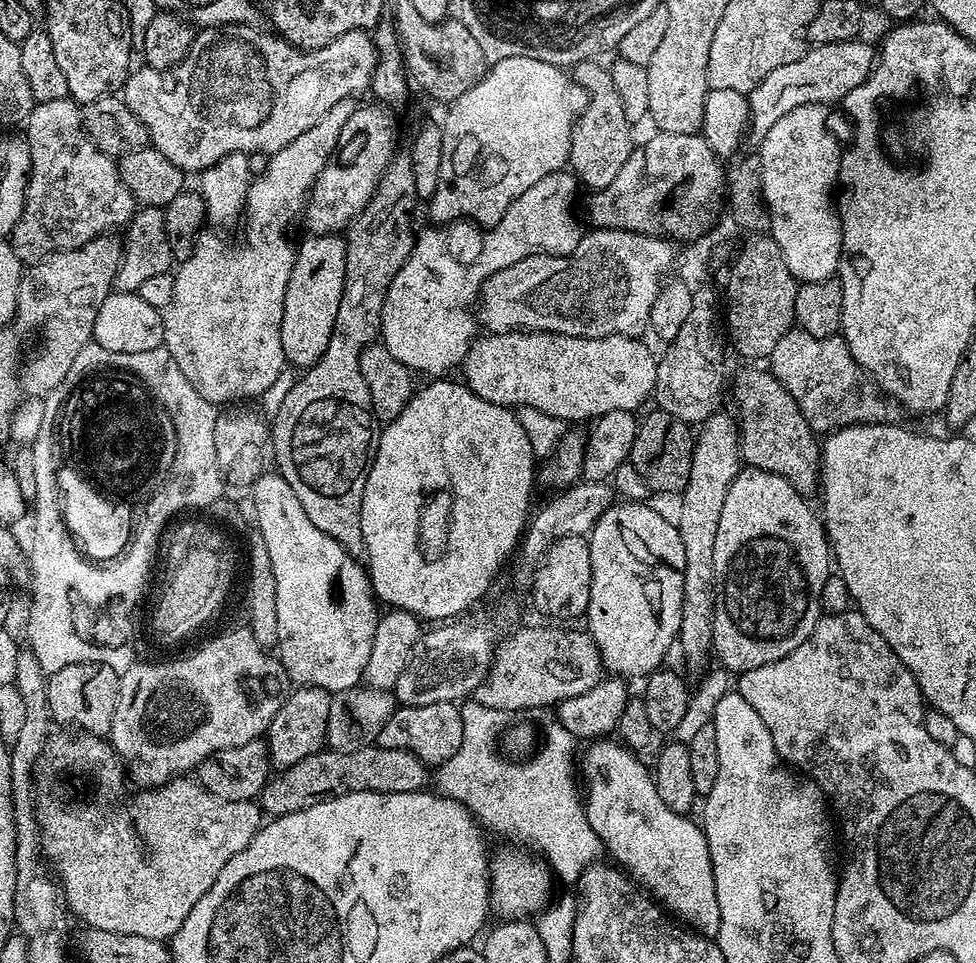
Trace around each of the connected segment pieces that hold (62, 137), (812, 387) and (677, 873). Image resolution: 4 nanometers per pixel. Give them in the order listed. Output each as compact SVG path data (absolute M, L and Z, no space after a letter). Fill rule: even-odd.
M65 98L54 102L33 103L27 121L23 125L22 135L28 140L32 164L29 167L28 185L25 186L25 200L21 217L18 218L17 224L13 226L10 243L14 246L14 254L18 254L18 258L24 261L25 265L31 266L36 261L44 259L45 256L51 256L54 252L65 252L71 248L80 248L86 242L116 230L112 228L123 229L128 221L132 219L132 213L137 211L138 203L127 186L123 184L123 180L119 176L117 161L111 156L107 156L102 149L97 148L96 144L88 137L88 133L84 131L82 127L82 108L75 100Z
M799 330L787 332L774 346L770 371L800 407L813 433L827 434L852 424L900 424L902 407L883 395L871 376L850 354L843 335L818 338Z
M612 738L597 739L585 748L588 749L585 750L584 757L581 760L579 757L578 760L579 775L580 772L584 775L582 803L586 818L594 834L598 834L603 851L609 852L613 856L611 859L677 921L683 922L691 931L701 936L715 938L720 929L718 894L714 886L714 870L703 827L697 821L695 824L694 821L688 820L692 818L685 813L670 810L670 806L666 806L666 802L658 798L656 782L649 765L647 768L636 757L639 755L633 749L624 747Z

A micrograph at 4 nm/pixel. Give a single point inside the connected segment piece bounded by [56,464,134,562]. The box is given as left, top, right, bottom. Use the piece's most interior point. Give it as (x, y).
(101, 532)

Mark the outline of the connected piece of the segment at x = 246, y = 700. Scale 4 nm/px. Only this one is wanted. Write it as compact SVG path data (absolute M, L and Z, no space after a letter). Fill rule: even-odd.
M240 626L213 640L205 639L199 655L192 660L156 668L127 668L120 677L110 733L112 749L120 757L127 779L132 779L140 790L158 788L199 768L206 757L218 750L261 739L286 699L284 668L275 655L268 655L272 654L256 641L252 631Z

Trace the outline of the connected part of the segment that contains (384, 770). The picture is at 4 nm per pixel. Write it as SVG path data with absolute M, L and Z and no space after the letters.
M365 746L353 752L321 750L294 762L294 766L279 769L264 784L258 803L265 817L275 818L306 810L323 800L338 798L355 792L381 792L382 794L406 794L419 792L430 780L429 765L414 754L397 748Z

